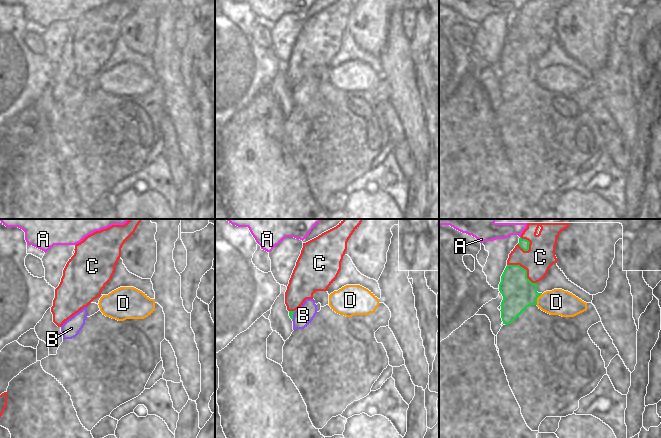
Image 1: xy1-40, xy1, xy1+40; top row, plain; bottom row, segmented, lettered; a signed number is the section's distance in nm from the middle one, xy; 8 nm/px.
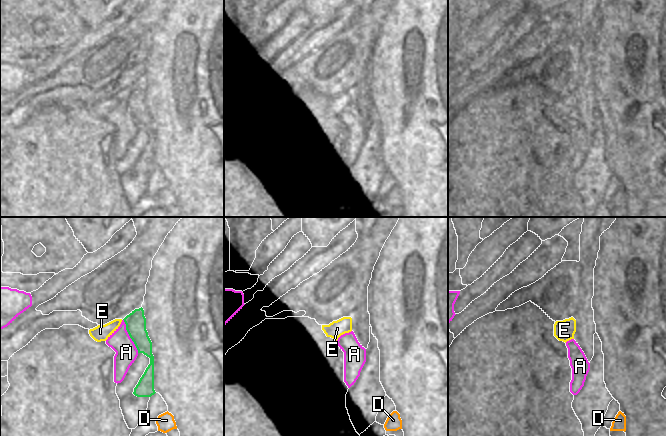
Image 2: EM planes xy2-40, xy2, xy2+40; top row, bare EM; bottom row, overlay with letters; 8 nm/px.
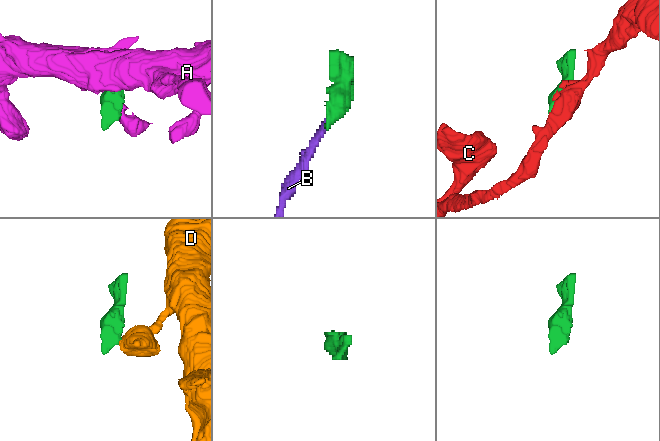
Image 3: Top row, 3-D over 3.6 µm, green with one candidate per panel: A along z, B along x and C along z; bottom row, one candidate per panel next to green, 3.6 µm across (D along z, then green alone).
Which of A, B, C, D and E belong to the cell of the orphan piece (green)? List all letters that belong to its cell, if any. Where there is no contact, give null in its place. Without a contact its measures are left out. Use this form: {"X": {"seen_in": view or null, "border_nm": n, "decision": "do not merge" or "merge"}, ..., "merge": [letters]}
{"A": {"seen_in": "xy2-40", "border_nm": 300, "decision": "do not merge"}, "B": {"seen_in": "xy1", "border_nm": 90, "decision": "merge"}, "C": {"seen_in": "xy1+40", "border_nm": 280, "decision": "do not merge"}, "D": {"seen_in": "xy1+40", "border_nm": 100, "decision": "do not merge"}, "E": {"seen_in": null, "decision": "do not merge"}, "merge": ["B"]}

